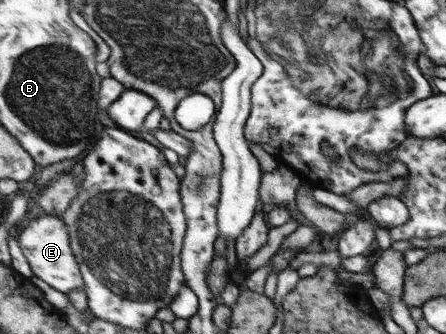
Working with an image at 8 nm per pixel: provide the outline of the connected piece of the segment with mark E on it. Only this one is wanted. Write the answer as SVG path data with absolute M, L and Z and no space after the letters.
M42 215L34 219L17 238L35 273L34 276L42 278L53 288L67 294L72 290L87 289L80 262L73 250L71 228L65 222L65 219L58 215Z

